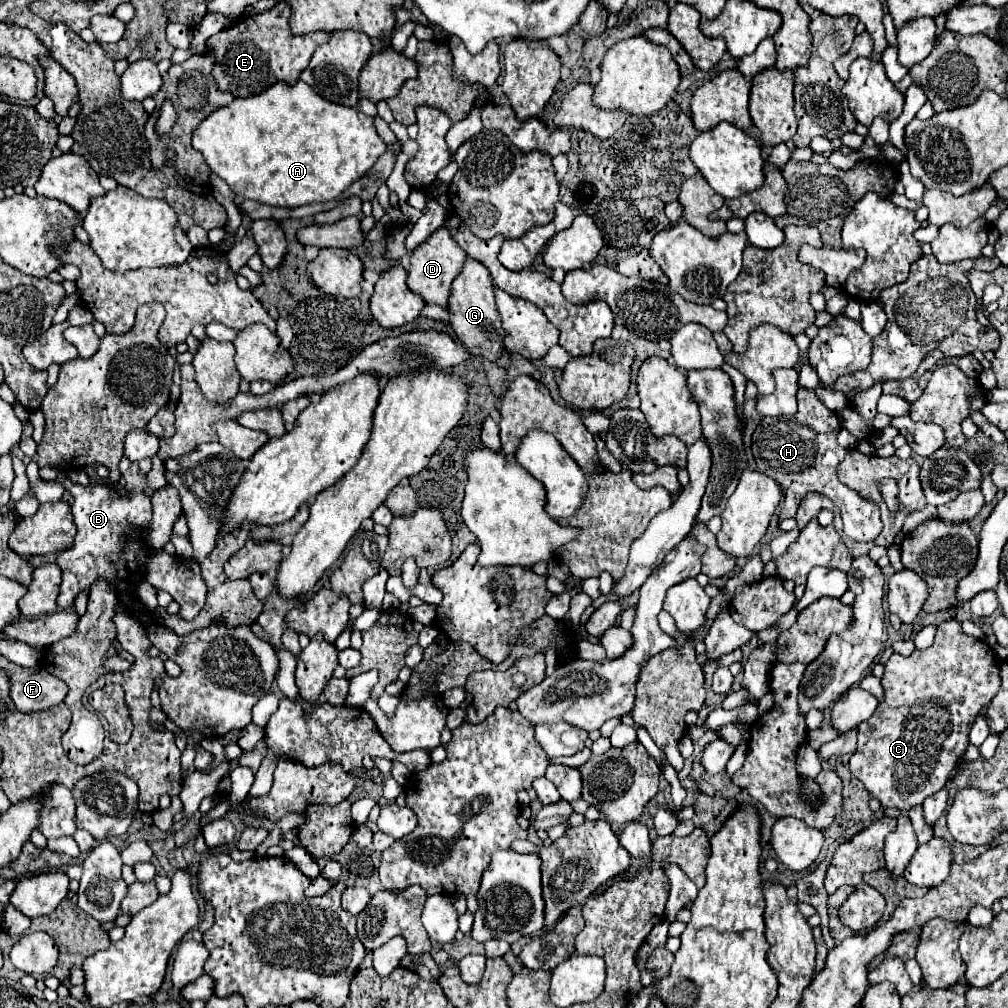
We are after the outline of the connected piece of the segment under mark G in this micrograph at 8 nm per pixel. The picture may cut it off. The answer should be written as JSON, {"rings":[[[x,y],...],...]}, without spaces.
{"rings":[[[468,258],[462,272],[452,282],[452,296],[448,302],[448,310],[450,310],[450,326],[456,332],[458,340],[464,344],[464,348],[472,356],[480,356],[484,360],[494,362],[502,356],[504,344],[502,344],[502,320],[500,320],[502,316],[496,308],[492,286],[494,284],[486,266]]]}

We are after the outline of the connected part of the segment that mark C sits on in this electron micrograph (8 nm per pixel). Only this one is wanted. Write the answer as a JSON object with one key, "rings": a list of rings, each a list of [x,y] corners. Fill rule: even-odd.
{"rings":[[[944,620],[938,626],[936,640],[926,650],[914,650],[910,656],[892,654],[886,662],[886,672],[882,678],[886,700],[878,704],[874,716],[858,726],[858,748],[850,756],[850,772],[858,778],[872,798],[878,798],[884,808],[908,810],[914,804],[942,790],[952,768],[964,756],[968,748],[968,734],[974,724],[974,718],[984,710],[986,704],[994,698],[1000,686],[1000,662],[996,660],[994,650],[978,638],[966,636],[956,620]],[[918,774],[926,776],[923,787],[918,789]]]}

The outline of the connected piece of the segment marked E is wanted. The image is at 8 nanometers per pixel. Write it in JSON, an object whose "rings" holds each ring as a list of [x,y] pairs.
{"rings":[[[278,2],[274,8],[254,14],[254,16],[240,16],[234,26],[210,36],[206,40],[210,56],[216,58],[212,76],[224,92],[234,94],[236,98],[246,98],[260,94],[272,86],[274,80],[294,84],[298,82],[302,70],[308,66],[314,50],[328,42],[330,34],[324,32],[312,32],[294,36],[288,28],[288,16],[290,6],[286,2]]]}

